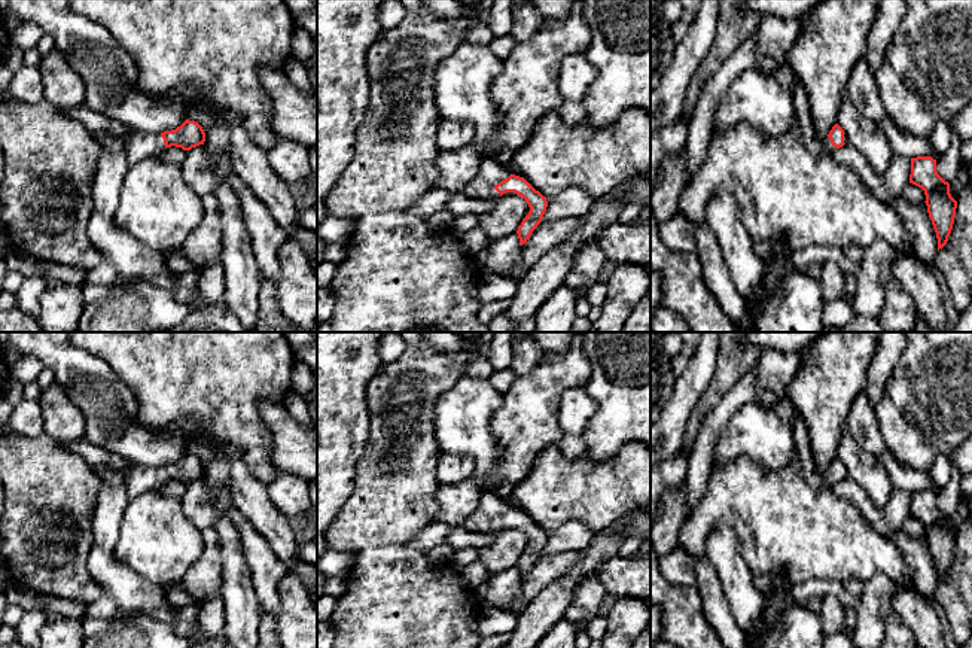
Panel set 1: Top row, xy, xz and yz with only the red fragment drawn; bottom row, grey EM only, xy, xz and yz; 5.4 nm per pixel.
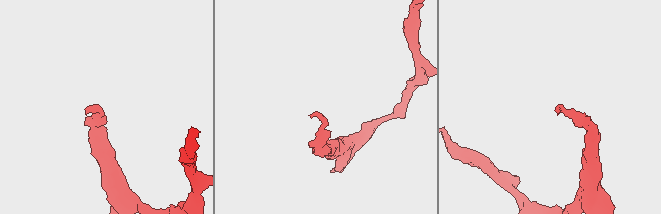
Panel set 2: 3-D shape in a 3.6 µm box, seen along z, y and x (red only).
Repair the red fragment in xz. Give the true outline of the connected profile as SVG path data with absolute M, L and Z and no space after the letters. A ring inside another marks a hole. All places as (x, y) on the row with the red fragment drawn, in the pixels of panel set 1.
M484 156L475 179L461 191L469 198L494 200L502 195L522 197L530 212L518 226L519 246L527 243L531 232L542 222L548 201L524 177L511 174L494 158Z

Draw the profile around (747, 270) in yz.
M720 192L709 200L706 223L719 241L740 295L744 302L752 302L762 286L767 265L755 253L755 241L743 228L731 194Z

